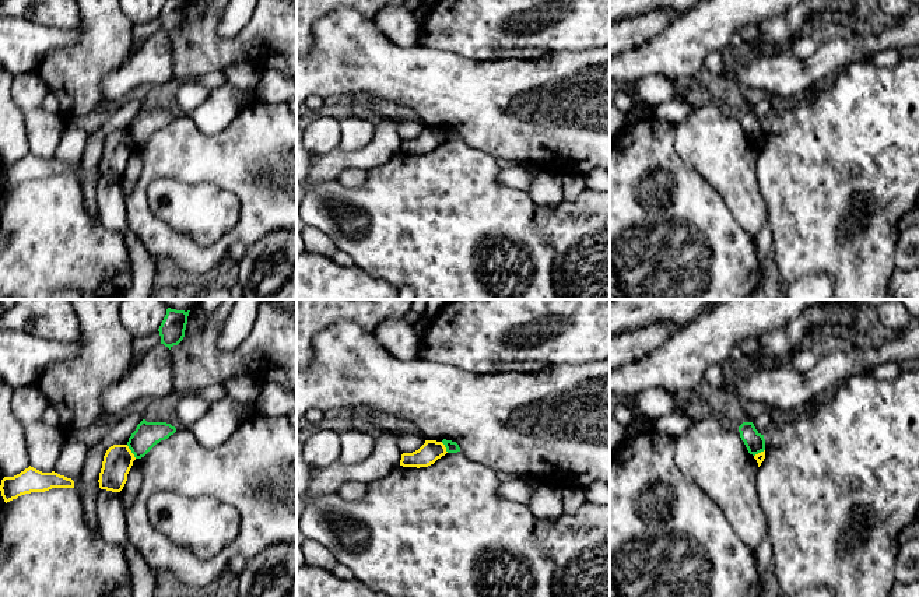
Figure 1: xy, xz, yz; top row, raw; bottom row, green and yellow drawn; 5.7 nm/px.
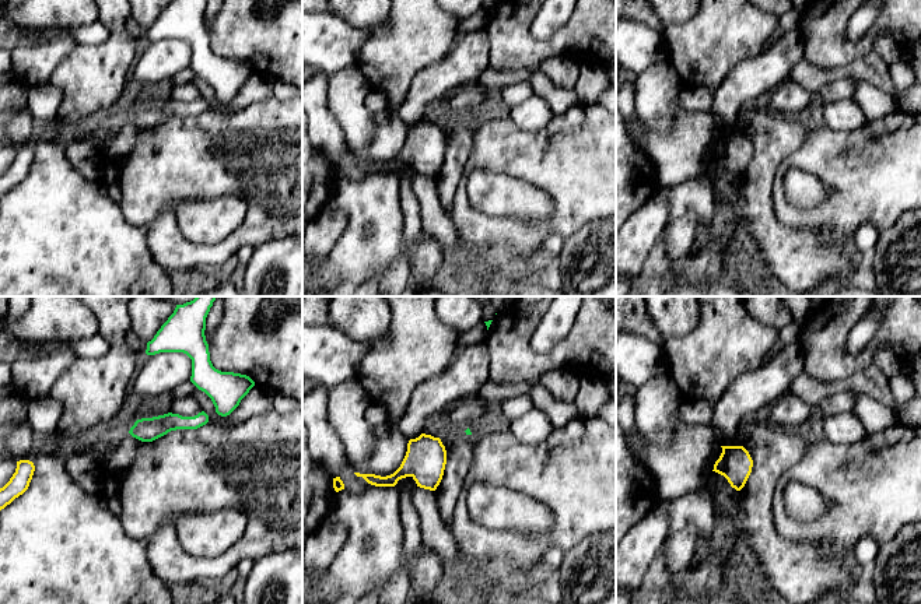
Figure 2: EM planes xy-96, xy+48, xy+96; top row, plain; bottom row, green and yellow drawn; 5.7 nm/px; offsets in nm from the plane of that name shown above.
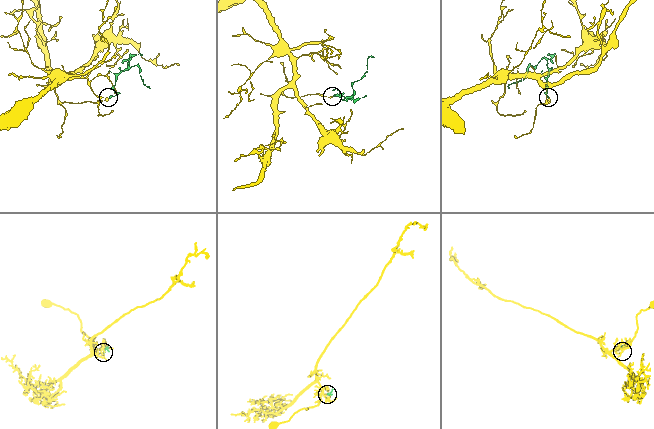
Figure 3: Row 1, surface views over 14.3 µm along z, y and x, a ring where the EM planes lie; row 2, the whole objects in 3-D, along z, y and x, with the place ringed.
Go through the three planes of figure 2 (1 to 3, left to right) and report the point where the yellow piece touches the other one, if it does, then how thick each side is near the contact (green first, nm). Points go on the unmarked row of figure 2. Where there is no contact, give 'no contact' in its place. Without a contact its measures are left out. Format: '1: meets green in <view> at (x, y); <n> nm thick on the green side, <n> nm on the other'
1: no contact
2: no contact
3: no contact

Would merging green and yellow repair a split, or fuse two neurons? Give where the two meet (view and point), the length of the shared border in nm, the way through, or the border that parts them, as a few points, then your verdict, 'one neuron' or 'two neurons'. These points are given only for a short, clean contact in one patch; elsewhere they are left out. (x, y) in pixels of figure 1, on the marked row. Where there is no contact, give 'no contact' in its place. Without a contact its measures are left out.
meets green in xy at (132, 452); contact 100 nm long; border along xy (126, 445), (136, 457); two neurons

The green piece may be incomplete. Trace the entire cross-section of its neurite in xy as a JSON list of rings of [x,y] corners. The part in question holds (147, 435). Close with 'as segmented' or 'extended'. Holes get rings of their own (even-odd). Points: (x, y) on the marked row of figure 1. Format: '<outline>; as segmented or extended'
[[[143,419],[129,438],[127,446],[136,459],[144,457],[157,443],[168,439],[176,428],[166,422],[147,422]]]; as segmented

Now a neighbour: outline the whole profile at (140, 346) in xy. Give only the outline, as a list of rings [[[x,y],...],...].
[[[155,331],[145,337],[134,337],[133,340],[133,359],[138,361],[141,357],[145,355],[148,350],[151,350],[154,345],[161,344],[161,336],[159,331]]]

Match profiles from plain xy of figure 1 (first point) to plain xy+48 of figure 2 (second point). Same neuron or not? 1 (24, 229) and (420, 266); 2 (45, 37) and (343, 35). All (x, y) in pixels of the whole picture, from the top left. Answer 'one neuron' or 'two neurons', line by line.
1: one neuron
2: one neuron

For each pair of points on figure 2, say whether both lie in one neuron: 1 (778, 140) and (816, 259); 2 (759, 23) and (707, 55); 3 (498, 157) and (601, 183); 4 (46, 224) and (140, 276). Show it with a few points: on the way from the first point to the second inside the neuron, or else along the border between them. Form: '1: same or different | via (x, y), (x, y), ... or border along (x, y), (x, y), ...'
1: same | via (762, 174), (762, 218), (783, 239)
2: same | via (746, 30), (732, 30), (720, 42)
3: same | via (524, 157), (533, 157), (540, 164), (575, 164)
4: same | via (70, 248), (88, 266), (116, 267)

